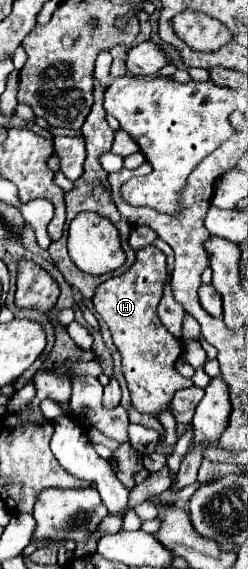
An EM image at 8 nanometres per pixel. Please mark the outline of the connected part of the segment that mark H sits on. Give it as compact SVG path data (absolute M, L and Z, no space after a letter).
M149 245L137 251L137 261L127 273L103 281L93 297L95 311L107 323L115 347L121 353L123 375L131 391L131 403L137 411L147 415L167 409L175 391L193 387L191 379L185 379L175 371L175 363L183 353L183 343L161 325L157 315L165 277L165 255L157 247Z

